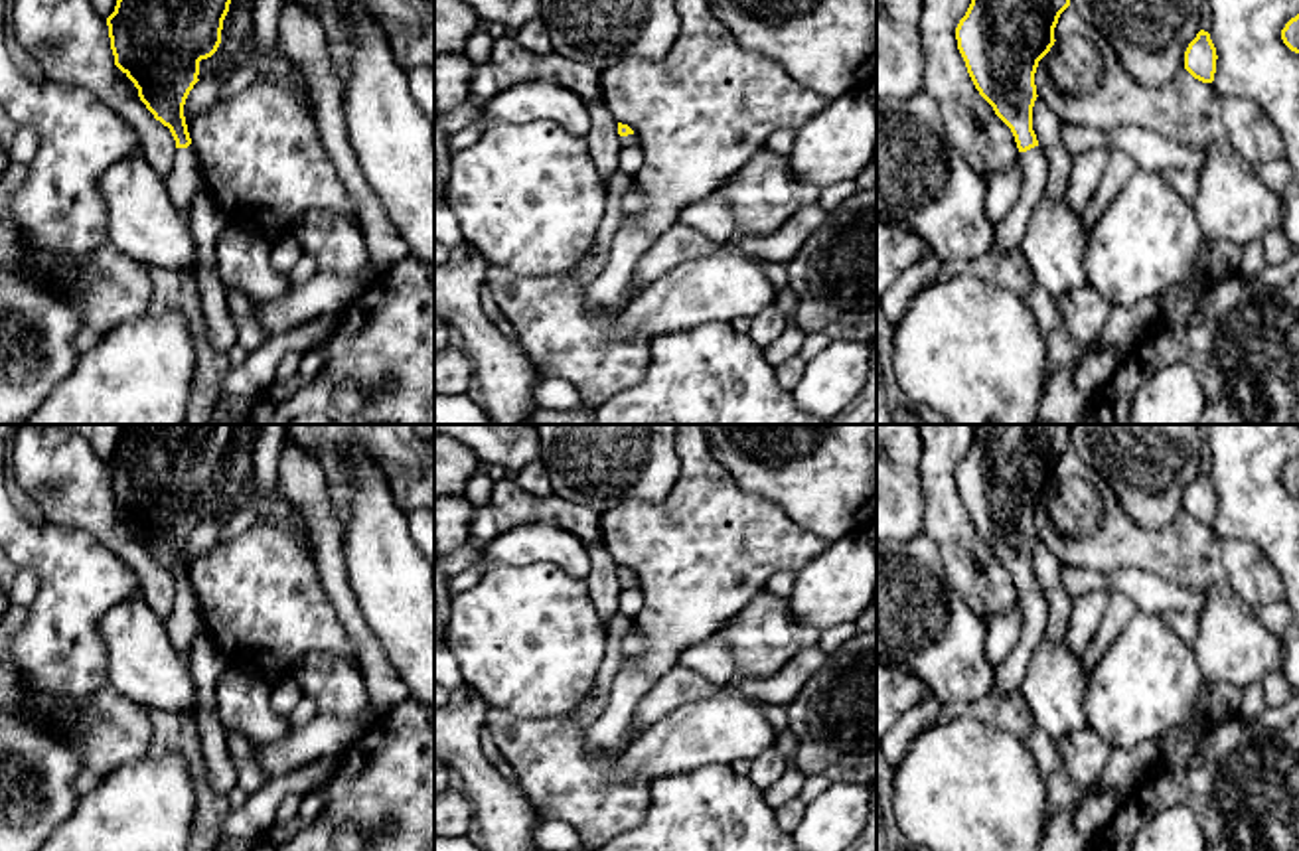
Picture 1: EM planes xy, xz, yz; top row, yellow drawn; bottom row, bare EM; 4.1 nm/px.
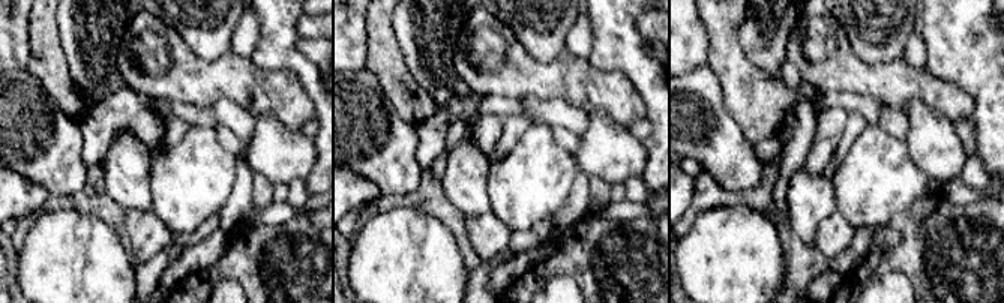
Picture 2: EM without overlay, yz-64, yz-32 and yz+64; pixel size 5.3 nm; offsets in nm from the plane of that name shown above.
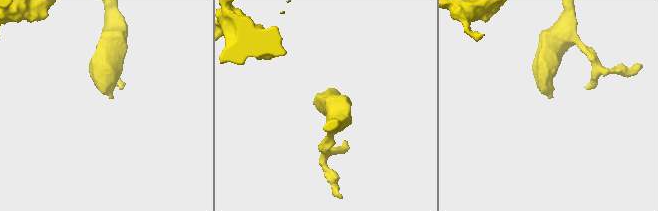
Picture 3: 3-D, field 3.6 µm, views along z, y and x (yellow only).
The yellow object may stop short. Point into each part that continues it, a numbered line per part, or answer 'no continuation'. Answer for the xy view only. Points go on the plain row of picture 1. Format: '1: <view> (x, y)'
1: xy (184, 620)

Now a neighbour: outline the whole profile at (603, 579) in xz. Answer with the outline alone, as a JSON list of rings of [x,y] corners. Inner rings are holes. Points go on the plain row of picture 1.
[[[602,541],[588,547],[590,573],[586,588],[594,610],[604,626],[618,614],[618,563],[602,545]]]

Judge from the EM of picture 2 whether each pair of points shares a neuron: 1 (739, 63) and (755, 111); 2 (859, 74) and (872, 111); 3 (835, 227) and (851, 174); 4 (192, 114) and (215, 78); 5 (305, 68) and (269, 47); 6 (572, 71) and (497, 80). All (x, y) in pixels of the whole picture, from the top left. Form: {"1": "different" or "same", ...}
{"1": "same", "2": "different", "3": "different", "4": "different", "5": "same", "6": "same"}

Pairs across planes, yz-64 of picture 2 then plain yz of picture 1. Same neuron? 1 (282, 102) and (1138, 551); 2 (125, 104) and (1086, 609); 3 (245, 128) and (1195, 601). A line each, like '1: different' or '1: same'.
1: same
2: same
3: same

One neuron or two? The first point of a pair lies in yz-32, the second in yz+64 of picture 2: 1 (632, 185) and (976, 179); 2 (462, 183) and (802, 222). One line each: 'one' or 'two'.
1: one
2: one

